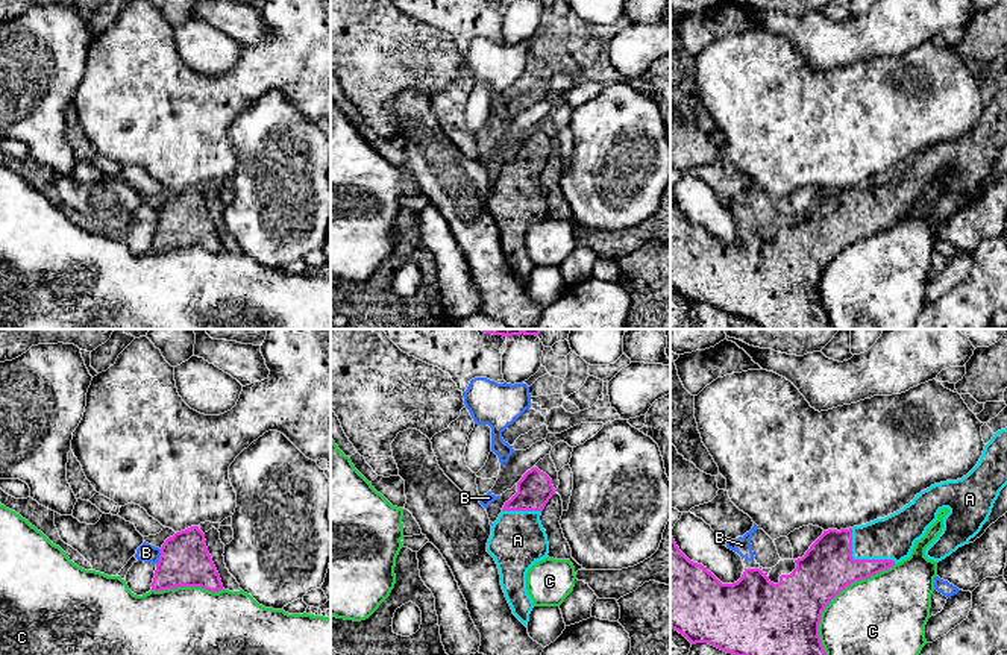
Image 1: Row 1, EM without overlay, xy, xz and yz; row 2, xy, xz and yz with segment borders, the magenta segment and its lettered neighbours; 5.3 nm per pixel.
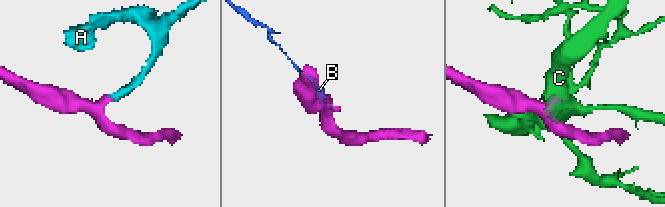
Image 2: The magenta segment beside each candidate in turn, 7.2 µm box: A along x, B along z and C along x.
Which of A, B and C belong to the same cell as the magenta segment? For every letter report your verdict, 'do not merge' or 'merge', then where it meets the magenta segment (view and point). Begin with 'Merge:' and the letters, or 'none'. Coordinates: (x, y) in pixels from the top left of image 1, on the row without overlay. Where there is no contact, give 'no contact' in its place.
Merge: A
A: merge; contact yz (860, 220)
B: do not merge; contact xy (159, 217)
C: do not merge; contact yz (830, 261)

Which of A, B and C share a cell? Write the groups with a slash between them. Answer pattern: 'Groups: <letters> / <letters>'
Groups: A / B / C

